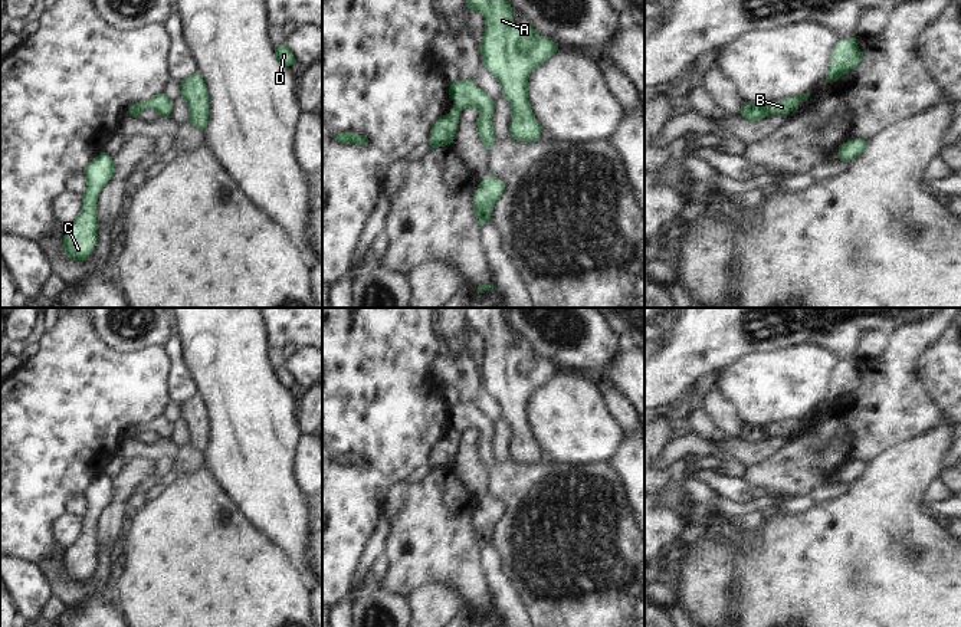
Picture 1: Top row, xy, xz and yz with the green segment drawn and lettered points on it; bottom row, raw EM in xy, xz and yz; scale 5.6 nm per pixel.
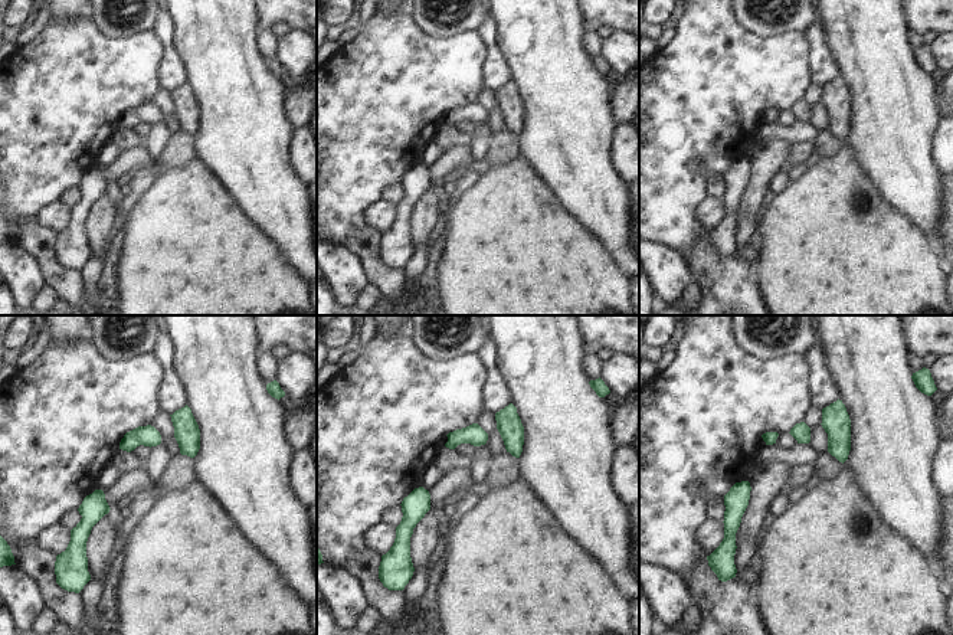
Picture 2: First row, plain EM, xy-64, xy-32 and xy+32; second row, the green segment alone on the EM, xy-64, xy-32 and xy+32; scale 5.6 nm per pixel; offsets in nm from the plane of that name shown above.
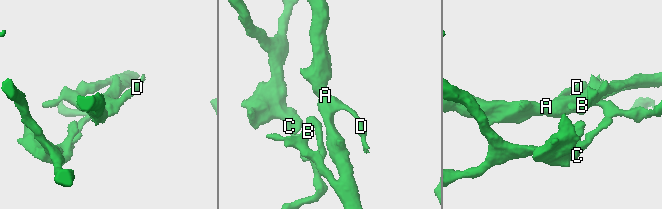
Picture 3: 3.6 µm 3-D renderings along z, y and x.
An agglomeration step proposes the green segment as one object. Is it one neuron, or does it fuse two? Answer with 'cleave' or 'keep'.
cleave

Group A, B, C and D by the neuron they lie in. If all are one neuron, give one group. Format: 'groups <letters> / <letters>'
groups A B D / C

